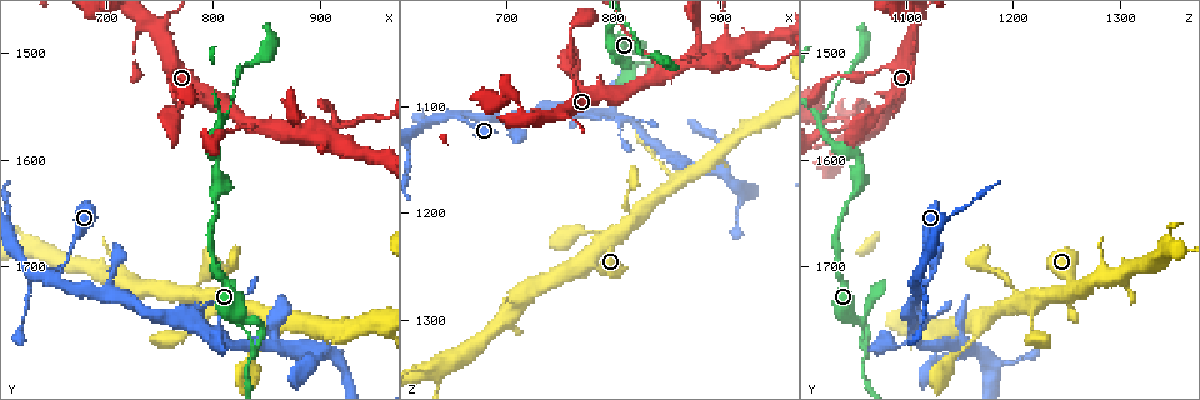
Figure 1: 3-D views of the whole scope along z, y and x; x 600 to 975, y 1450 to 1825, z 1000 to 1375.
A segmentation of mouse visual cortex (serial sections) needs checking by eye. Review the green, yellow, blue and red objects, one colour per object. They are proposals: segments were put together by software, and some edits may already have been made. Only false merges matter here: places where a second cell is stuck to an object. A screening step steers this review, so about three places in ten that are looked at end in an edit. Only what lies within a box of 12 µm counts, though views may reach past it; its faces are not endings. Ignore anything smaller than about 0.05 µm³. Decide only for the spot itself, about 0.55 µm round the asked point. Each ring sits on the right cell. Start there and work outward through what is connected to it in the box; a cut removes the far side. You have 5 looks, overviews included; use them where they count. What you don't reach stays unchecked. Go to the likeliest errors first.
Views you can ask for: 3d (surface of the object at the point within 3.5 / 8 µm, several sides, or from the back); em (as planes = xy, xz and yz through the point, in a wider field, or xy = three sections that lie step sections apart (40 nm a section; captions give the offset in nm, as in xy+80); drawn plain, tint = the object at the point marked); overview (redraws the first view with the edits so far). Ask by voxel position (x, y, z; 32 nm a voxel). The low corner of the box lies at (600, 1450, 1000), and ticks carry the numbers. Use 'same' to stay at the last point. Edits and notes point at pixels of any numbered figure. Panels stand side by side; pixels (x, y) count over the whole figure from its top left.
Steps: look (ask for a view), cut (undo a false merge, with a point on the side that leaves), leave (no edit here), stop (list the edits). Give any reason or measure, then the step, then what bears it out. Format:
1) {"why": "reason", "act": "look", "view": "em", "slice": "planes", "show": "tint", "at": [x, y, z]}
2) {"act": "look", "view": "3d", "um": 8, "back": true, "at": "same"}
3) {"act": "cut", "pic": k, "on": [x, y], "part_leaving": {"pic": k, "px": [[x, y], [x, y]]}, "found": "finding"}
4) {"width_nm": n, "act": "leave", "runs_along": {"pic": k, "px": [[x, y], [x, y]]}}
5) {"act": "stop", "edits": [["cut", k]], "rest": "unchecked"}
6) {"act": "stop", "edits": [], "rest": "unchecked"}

{"why": "calibre changes", "act": "look", "view": "3d", "um": 3.5, "at": [658, 1706, 1110]}

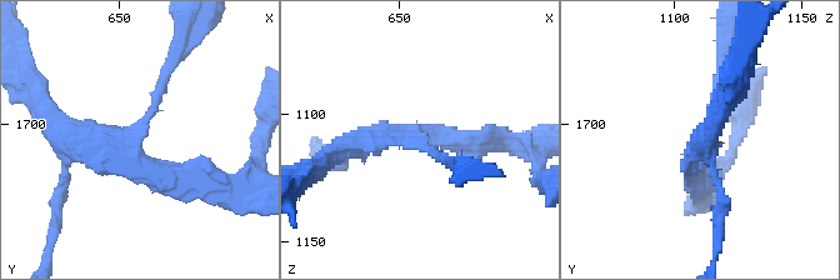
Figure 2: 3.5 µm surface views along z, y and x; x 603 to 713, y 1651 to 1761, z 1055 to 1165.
{"arms": 3, "arm_widths_nm": [150, 250, 300], "act": "look", "view": "em", "slice": "planes", "show": "tint", "at": [656, 1703, 1111]}

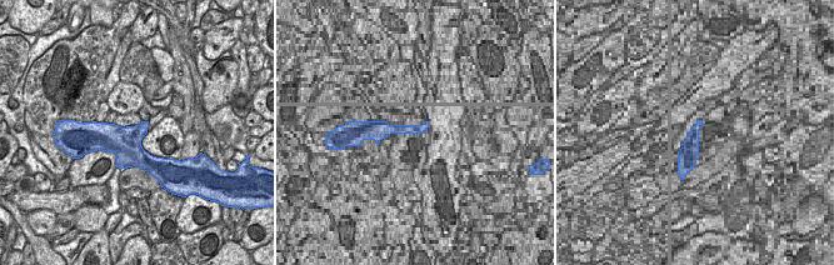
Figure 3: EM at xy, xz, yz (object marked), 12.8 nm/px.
{"why": "cut it another way", "act": "look", "view": "em", "slice": "xy", "step": 1, "show": "tint", "at": "same"}

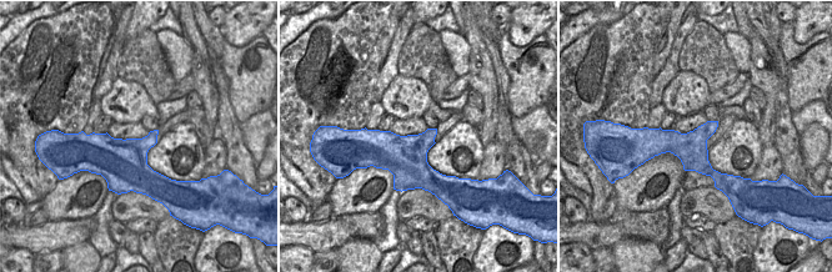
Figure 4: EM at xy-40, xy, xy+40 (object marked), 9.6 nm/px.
{"width_nm": 400, "act": "leave", "runs_along": {"pic": 4, "px": [[645, 132], [735, 179]]}, "found": "one cell here"}

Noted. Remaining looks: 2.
{"why": "two arms at a narrow angle", "act": "look", "view": "3d", "um": 3.5, "at": [890, 1574, 1050]}

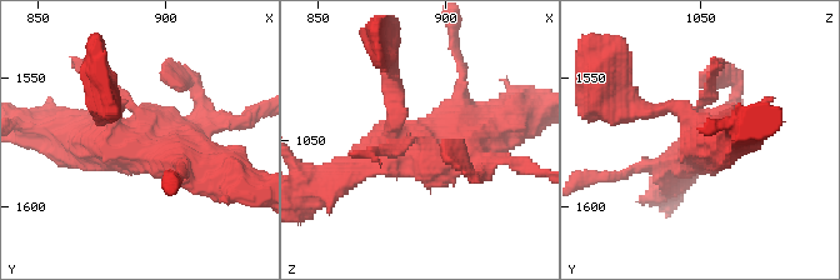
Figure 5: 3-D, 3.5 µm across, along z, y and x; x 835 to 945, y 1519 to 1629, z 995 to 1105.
{"why": "now the EM", "act": "look", "view": "em", "slice": "xy", "step": 2, "show": "tint", "at": [889, 1575, 1050]}

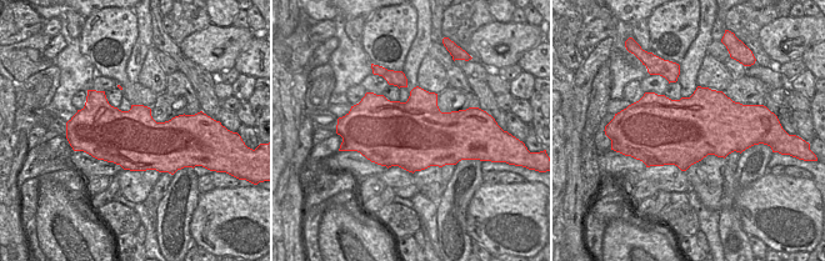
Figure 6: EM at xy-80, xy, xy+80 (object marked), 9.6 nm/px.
{"width_nm": 700, "act": "leave", "runs_along": {"pic": 5, "px": [[348, 173], [394, 144], [493, 121]]}, "found": "one cell here"}

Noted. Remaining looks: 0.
{"act": "stop", "edits": [], "rest": "unchecked"}

